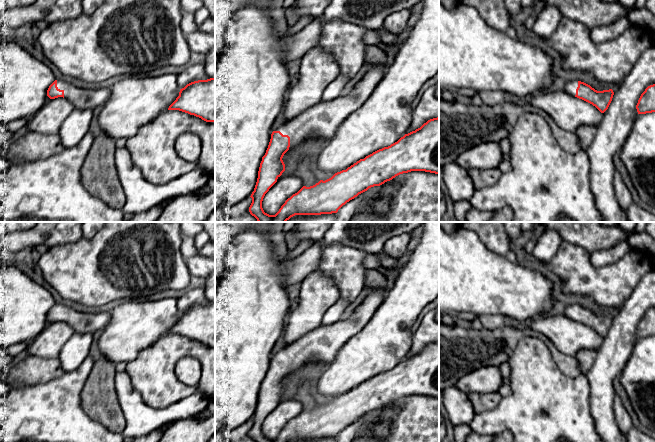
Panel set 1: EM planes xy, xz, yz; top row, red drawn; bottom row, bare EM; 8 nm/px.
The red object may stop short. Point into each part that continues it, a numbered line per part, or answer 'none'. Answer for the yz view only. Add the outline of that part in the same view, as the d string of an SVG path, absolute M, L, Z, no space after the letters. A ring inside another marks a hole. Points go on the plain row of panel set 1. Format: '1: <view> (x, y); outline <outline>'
1: yz (571, 310); outline M577 304L567 305L564 311L564 315L569 319L575 320L577 311L578 311Z

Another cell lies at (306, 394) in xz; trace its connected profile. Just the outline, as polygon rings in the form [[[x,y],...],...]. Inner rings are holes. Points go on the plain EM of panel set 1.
[[[305,381],[299,384],[298,392],[291,398],[300,401],[303,404],[304,410],[310,411],[320,405],[317,397],[315,385]]]

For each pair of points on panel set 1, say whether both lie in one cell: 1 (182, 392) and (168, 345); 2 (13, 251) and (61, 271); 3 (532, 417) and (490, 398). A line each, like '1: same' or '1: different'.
1: same
2: different
3: different

